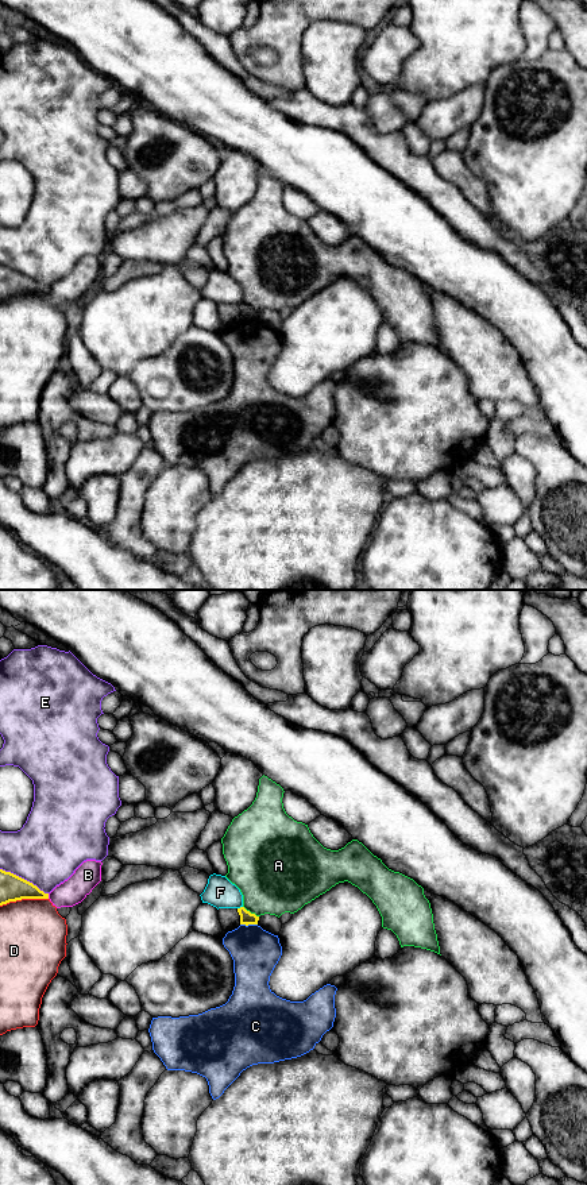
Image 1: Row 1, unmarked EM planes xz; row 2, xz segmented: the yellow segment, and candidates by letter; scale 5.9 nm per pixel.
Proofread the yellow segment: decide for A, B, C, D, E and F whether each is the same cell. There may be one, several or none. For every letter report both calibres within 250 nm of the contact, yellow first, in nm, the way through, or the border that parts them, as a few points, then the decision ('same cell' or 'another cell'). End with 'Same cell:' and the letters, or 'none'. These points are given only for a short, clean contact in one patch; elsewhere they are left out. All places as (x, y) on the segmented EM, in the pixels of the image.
A: calibres 80 and 420 nm; another cell
B: calibres 150 and 160 nm; another cell
C: calibres 80 and 280 nm; border xz (240, 923), (257, 925); another cell
D: calibres 150 and 400 nm; another cell
E: calibres 150 and 400 nm; another cell
F: calibres 80 and 180 nm; another cell
Same cell: none

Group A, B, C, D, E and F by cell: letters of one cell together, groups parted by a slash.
A / B / C / D / E / F

